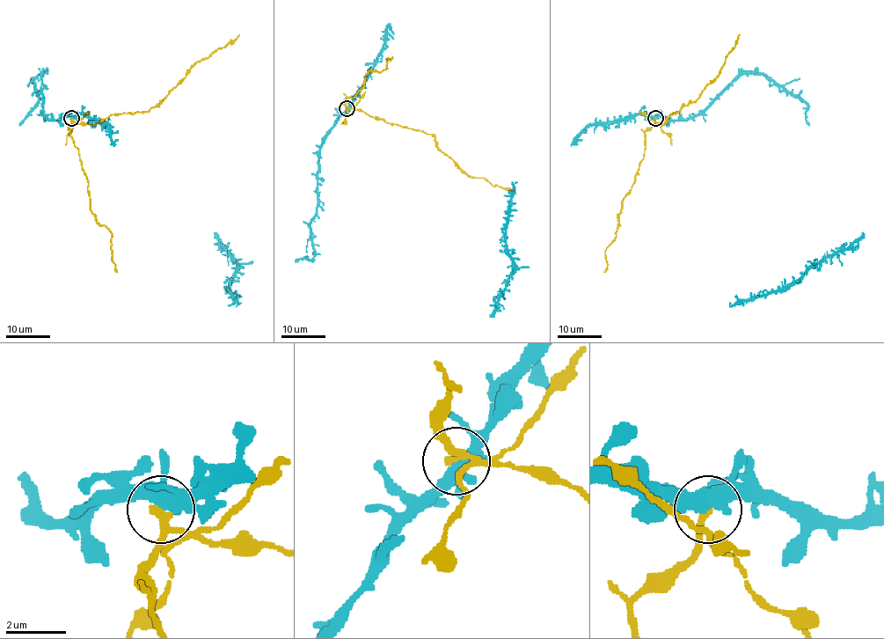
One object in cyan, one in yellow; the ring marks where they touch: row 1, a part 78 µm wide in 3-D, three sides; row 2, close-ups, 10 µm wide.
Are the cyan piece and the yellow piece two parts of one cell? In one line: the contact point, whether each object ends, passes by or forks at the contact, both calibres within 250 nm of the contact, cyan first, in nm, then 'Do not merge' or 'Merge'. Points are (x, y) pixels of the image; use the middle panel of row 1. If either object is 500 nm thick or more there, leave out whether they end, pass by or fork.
Place: (347, 108). At the ring cyan forks. At the ring yellow passes by. Thickness 400 nm (cyan) against 200 nm. Do not merge

